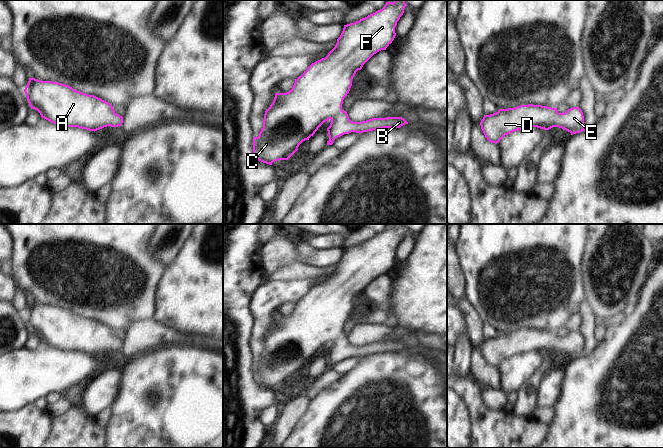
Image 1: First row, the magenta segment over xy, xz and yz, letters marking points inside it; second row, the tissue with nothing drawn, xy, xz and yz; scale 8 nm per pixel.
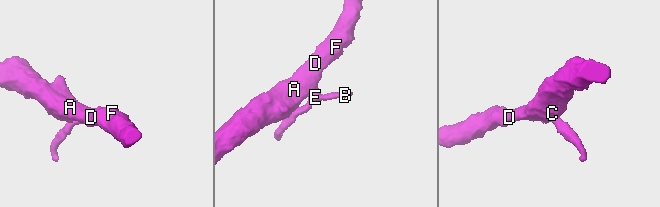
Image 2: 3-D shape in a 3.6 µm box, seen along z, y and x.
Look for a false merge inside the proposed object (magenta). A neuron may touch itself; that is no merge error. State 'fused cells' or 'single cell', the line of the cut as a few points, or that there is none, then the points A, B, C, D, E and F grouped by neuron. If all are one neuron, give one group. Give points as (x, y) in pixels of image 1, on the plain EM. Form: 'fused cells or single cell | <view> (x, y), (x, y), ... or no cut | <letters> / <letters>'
single cell | no cut | A B C D E F

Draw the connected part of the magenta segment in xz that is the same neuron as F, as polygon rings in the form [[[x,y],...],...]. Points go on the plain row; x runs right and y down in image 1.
[[[405,224],[386,226],[381,234],[354,247],[344,249],[335,271],[322,282],[312,287],[307,294],[295,303],[292,313],[286,317],[276,317],[270,331],[265,335],[263,352],[258,361],[253,361],[253,378],[261,386],[272,389],[278,384],[288,384],[299,369],[309,364],[318,352],[329,343],[327,369],[351,356],[363,357],[383,352],[400,352],[408,348],[402,341],[372,342],[353,346],[342,334],[344,322],[350,315],[352,303],[358,294],[377,276],[386,274],[394,264],[395,251],[406,231]]]

